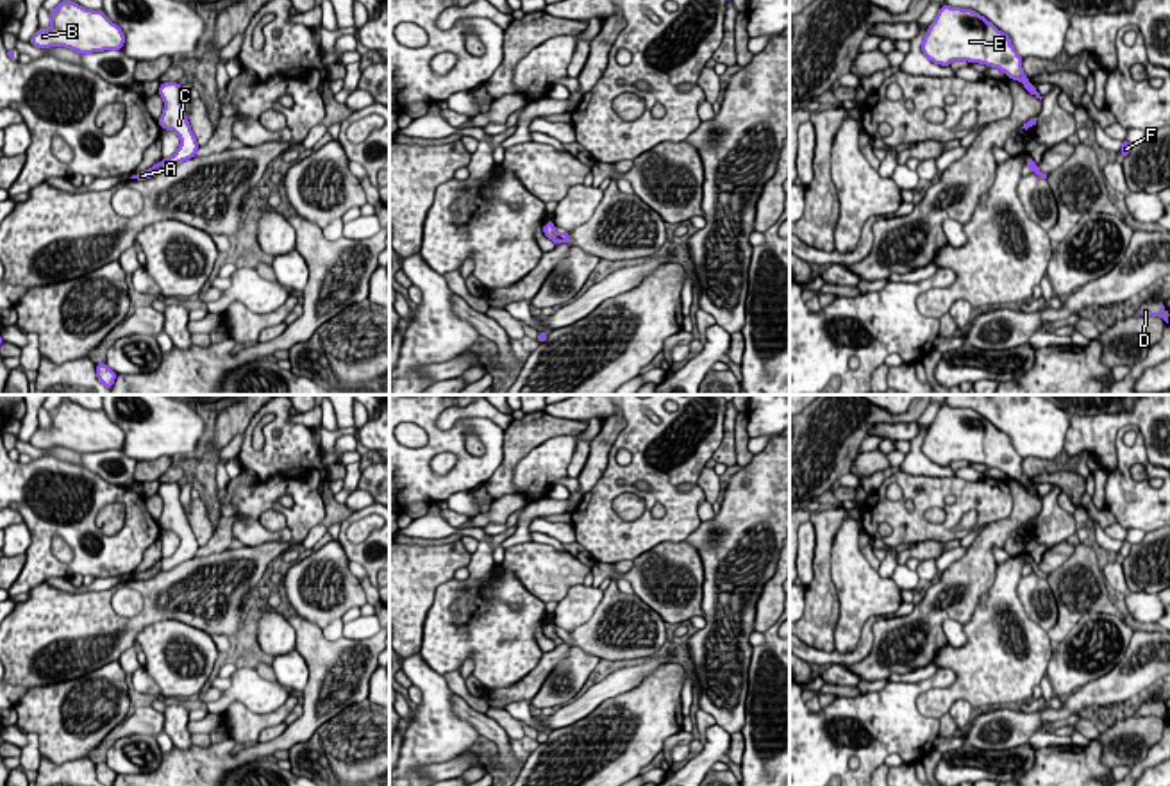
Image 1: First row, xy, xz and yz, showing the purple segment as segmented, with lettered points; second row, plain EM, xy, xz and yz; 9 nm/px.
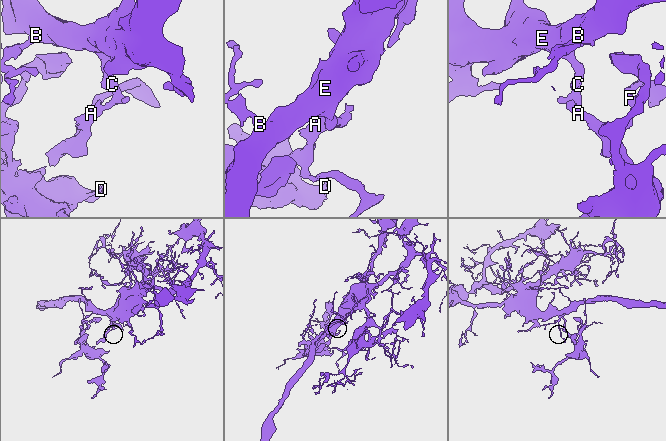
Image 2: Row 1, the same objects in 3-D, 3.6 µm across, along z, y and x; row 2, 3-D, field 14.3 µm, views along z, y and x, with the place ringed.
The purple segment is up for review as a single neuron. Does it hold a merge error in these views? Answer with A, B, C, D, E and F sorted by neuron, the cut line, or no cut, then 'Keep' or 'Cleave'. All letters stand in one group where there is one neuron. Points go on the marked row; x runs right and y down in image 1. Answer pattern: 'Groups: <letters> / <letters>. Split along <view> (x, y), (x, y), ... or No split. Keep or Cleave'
Groups: A D F / B C E. Split along xy (159, 163), (163, 170). Cleave

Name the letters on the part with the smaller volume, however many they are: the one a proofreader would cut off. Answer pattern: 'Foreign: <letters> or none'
Foreign: A, D, F

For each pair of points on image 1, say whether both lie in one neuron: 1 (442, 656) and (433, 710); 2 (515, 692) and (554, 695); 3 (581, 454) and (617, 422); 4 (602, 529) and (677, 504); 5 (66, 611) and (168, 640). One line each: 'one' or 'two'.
1: two
2: two
3: two
4: one
5: two

